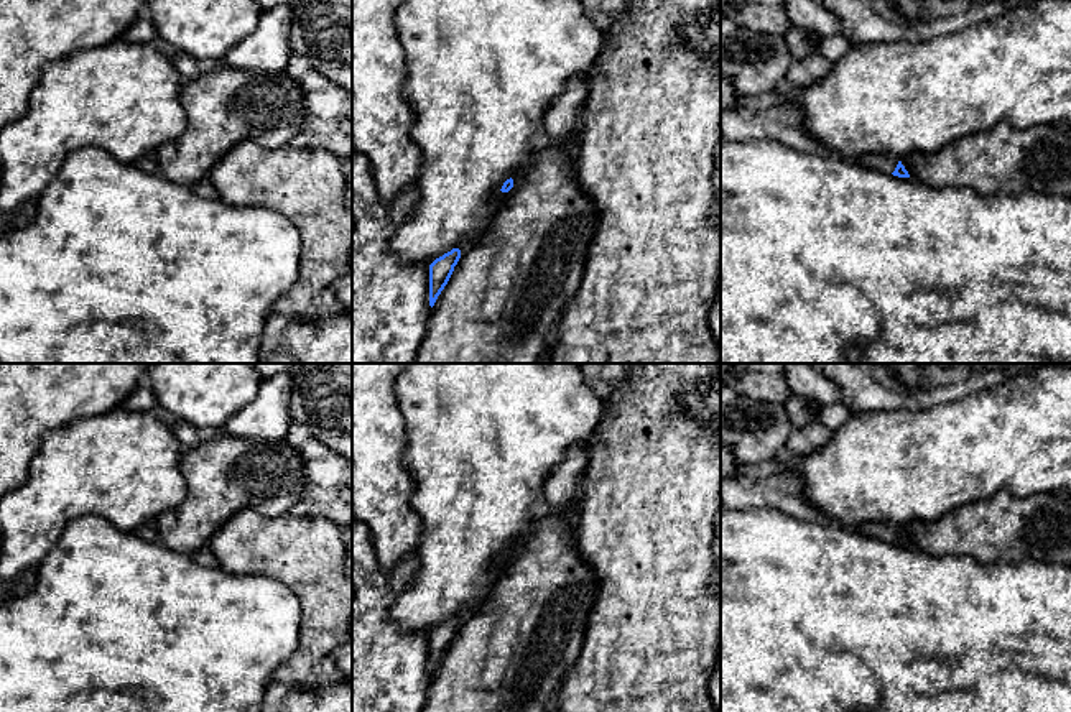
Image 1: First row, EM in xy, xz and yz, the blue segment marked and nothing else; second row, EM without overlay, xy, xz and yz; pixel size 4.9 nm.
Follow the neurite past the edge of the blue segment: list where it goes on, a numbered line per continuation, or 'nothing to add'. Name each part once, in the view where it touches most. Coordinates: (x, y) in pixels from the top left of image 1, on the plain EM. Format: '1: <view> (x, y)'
1: yz (887, 531)

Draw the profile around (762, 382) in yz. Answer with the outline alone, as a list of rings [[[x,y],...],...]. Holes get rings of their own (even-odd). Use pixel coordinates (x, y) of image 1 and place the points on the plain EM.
[[[732,363],[730,385],[739,395],[755,401],[786,405],[793,395],[783,363]]]

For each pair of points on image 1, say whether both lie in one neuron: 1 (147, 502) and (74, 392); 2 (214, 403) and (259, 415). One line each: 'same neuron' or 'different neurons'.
1: different neurons
2: different neurons

